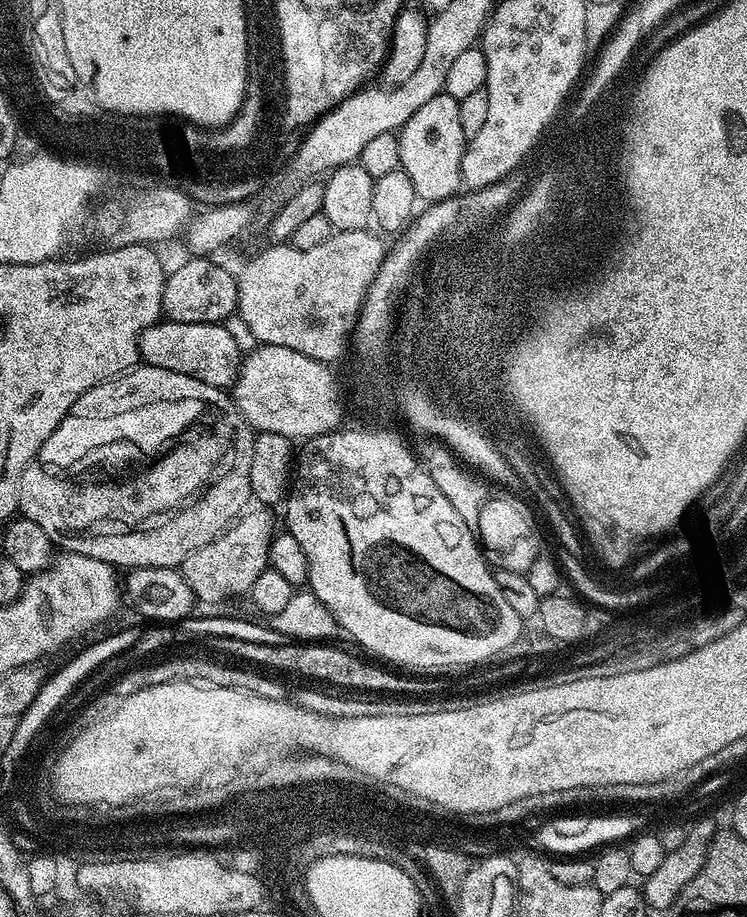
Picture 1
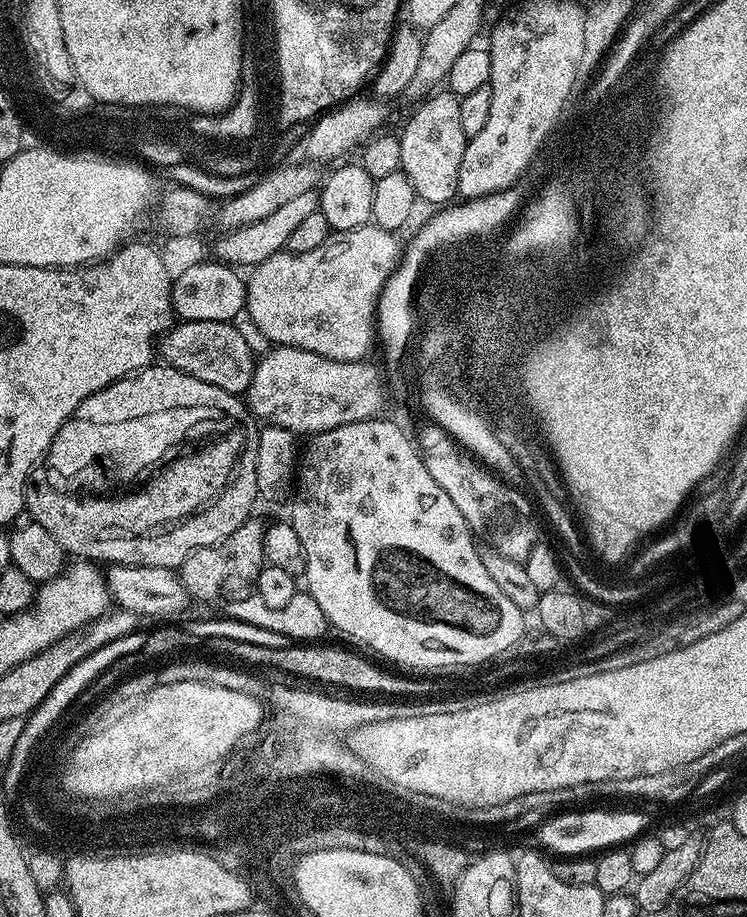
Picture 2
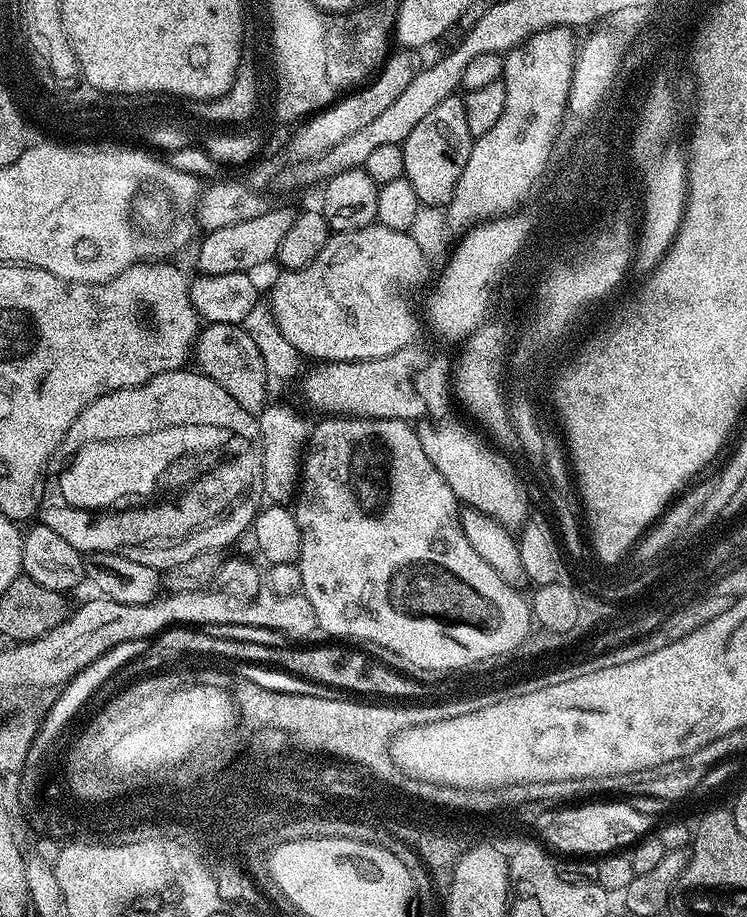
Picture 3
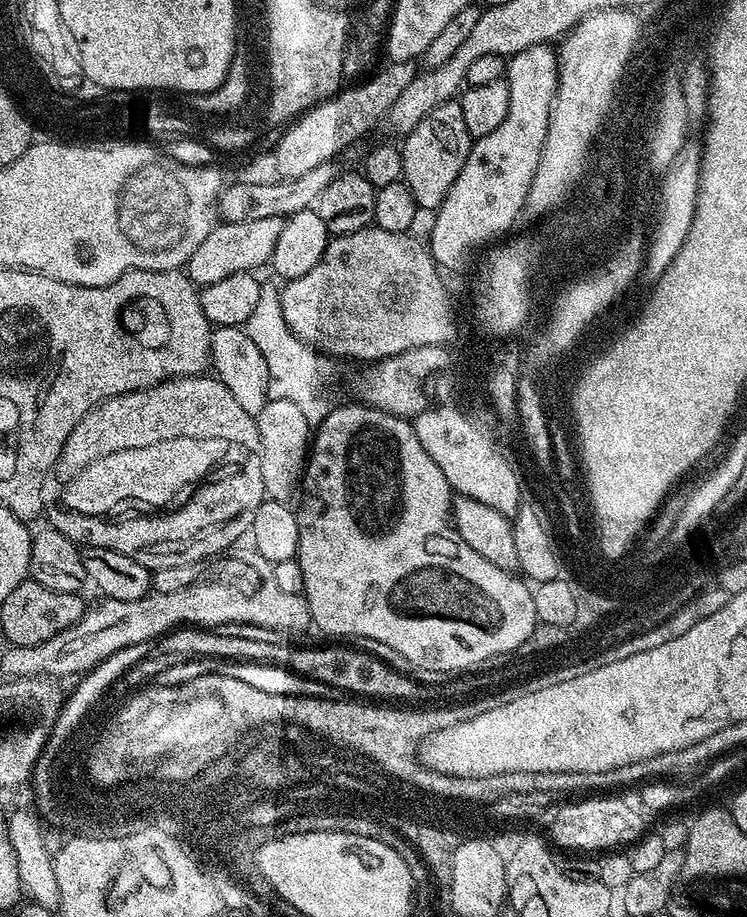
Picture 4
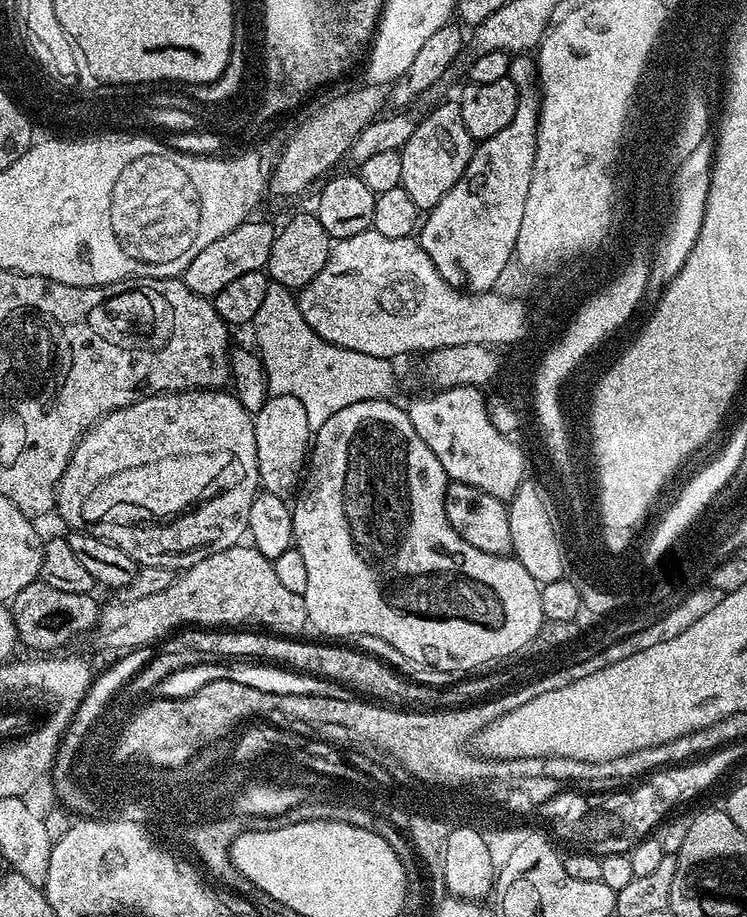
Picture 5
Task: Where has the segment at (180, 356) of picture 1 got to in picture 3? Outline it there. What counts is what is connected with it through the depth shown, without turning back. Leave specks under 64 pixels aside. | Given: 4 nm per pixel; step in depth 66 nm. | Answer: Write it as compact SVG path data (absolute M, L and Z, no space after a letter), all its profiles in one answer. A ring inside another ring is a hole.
M232 323L205 325L194 340L194 360L195 356L197 369L222 386L222 390L226 390L234 398L234 402L238 402L243 409L255 414L265 409L270 400L268 399L270 377L254 338L246 333L243 325Z

